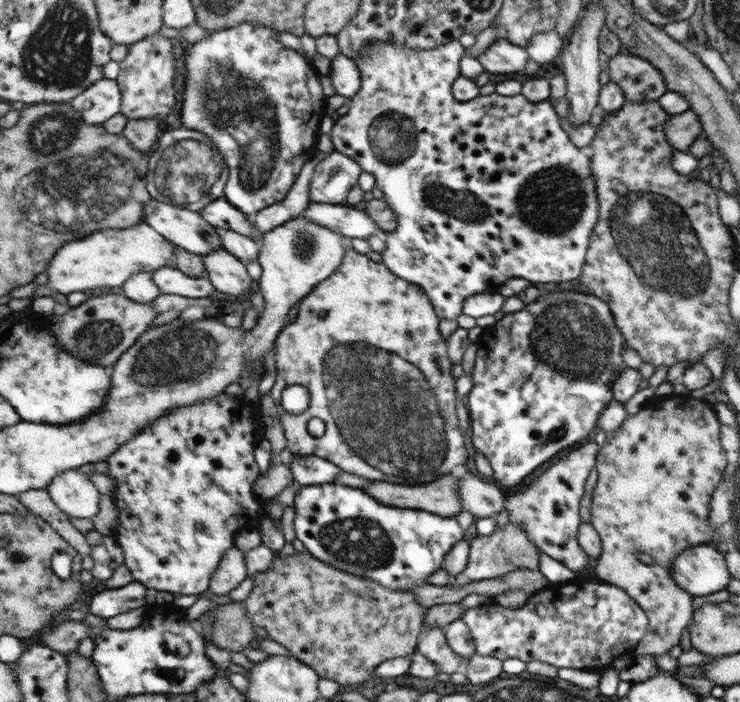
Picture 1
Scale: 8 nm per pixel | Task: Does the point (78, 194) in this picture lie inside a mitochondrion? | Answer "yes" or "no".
yes

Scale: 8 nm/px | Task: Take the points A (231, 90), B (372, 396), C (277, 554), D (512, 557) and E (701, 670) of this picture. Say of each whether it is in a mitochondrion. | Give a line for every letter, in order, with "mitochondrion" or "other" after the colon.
A: mitochondrion
B: mitochondrion
C: other
D: mitochondrion
E: other

